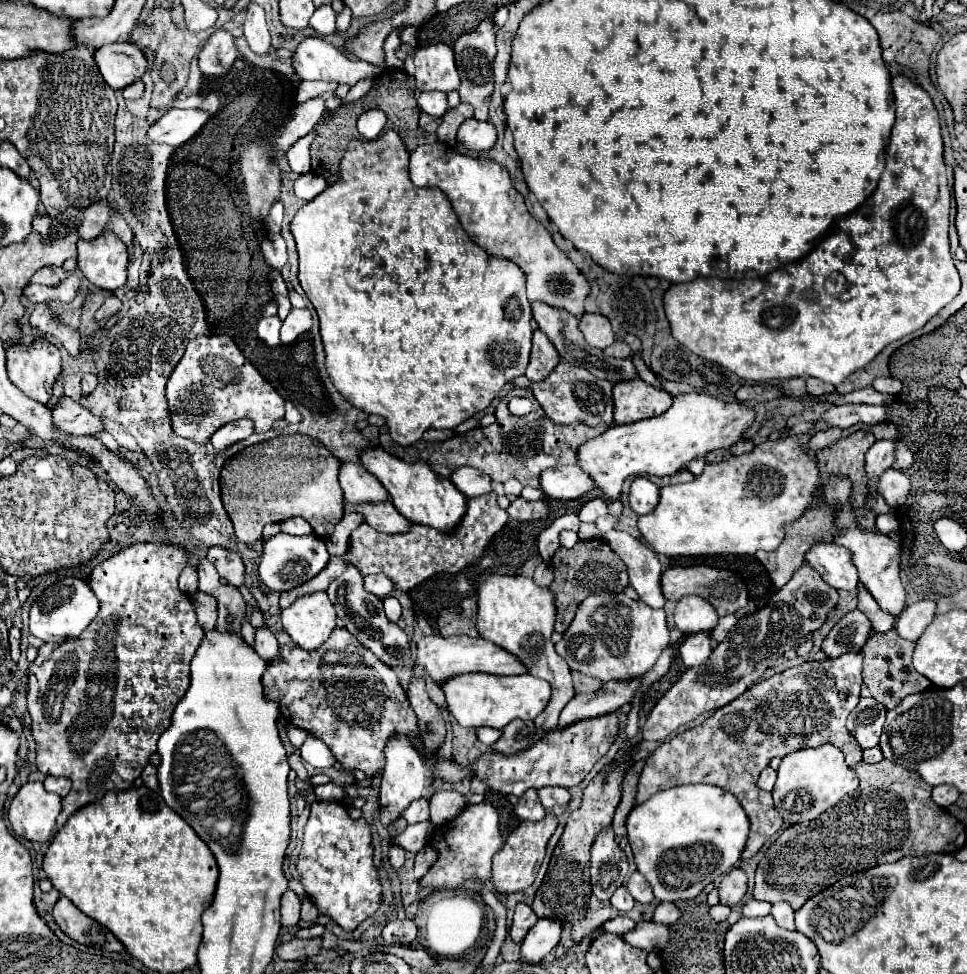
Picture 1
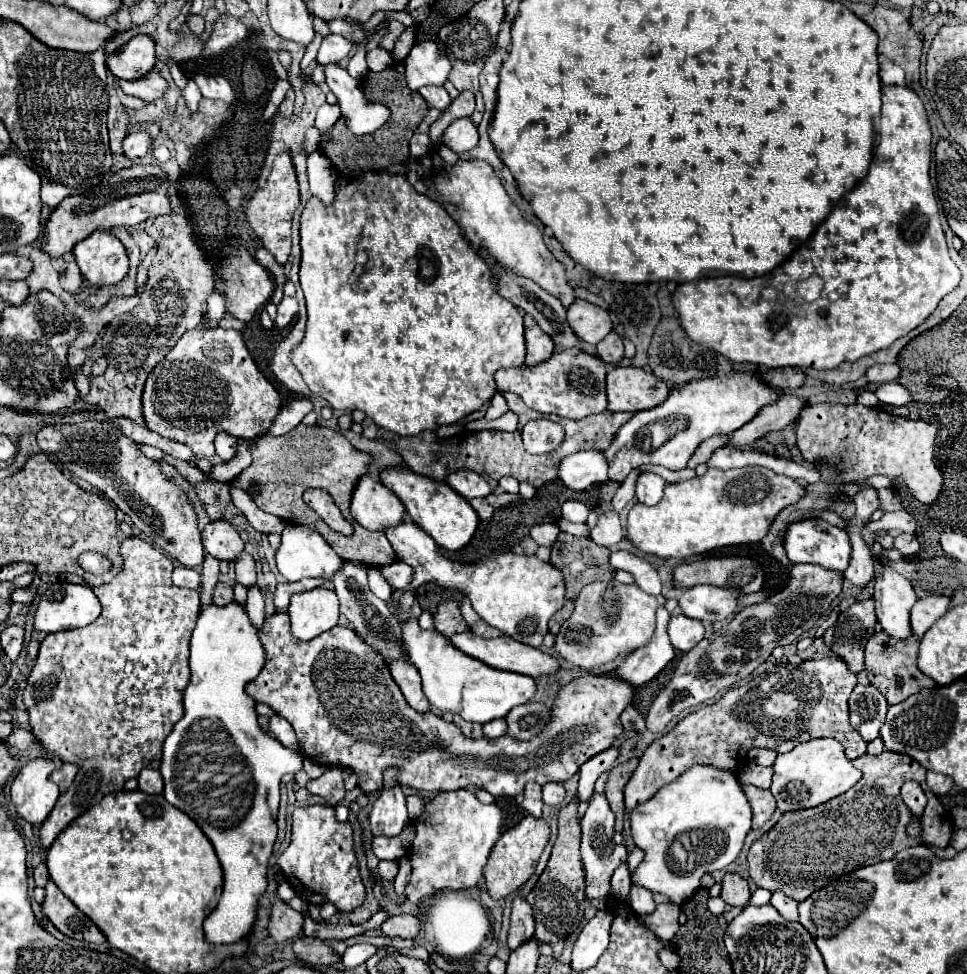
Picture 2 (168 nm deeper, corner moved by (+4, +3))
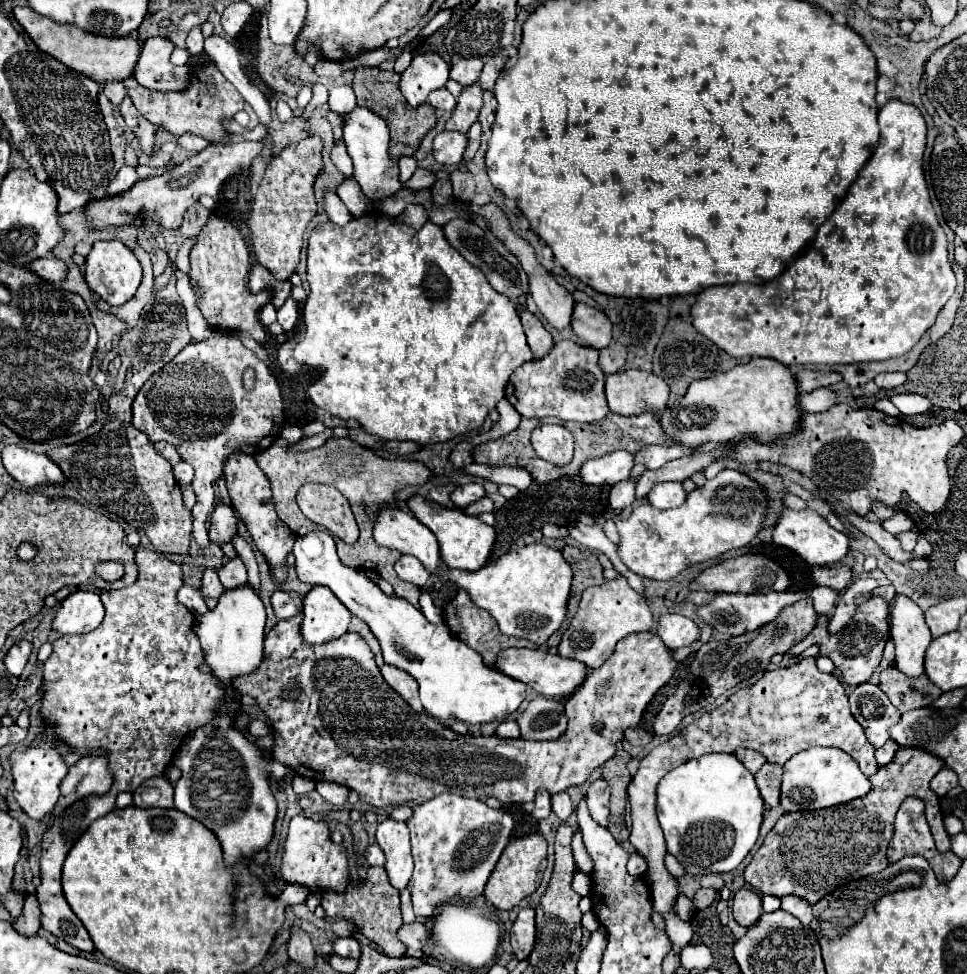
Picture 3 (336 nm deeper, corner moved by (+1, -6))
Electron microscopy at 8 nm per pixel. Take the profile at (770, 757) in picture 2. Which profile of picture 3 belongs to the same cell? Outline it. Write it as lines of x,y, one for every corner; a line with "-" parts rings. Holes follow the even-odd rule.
740,749
740,751
736,753
736,757
742,761
742,765
744,765
750,773
756,773
756,771
766,763
764,755
760,755
760,753
756,753
756,751
748,751
748,749

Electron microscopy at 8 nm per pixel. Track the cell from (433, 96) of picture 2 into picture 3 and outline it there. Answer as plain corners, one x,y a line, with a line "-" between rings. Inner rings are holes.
448,89
432,91
428,97
428,103
440,111
454,111
454,107
456,107
456,99
452,97
452,93

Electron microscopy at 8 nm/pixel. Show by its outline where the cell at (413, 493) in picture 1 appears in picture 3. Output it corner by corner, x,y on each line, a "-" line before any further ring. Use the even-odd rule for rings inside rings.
422,495
410,497
408,507
410,507
412,515
416,515
416,519
420,523
424,523
436,535
436,541
440,547
440,557
442,557
442,563
446,567
476,571
488,561
496,533
490,525
482,523
476,515
468,515
458,507
452,507
452,509
442,507
442,505
434,503
432,499
424,499

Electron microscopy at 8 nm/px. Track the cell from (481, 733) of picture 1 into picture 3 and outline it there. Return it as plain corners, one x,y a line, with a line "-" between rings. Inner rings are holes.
508,719
508,721
504,721
504,723
500,723
498,725
498,729
496,729
496,735
498,737
520,737
520,729
518,729
518,723
514,721
514,719

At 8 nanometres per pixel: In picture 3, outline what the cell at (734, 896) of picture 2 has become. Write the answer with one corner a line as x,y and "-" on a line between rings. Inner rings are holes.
742,887
740,891
734,893
732,911
734,911
734,919
738,921
738,925
742,925
742,927
754,925
758,921
758,917
762,915
760,895
750,887

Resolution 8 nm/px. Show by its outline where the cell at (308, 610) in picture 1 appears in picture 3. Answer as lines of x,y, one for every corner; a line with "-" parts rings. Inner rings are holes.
312,587
304,597
304,619
300,633
306,643
318,645
346,633
350,611
328,591
328,587

